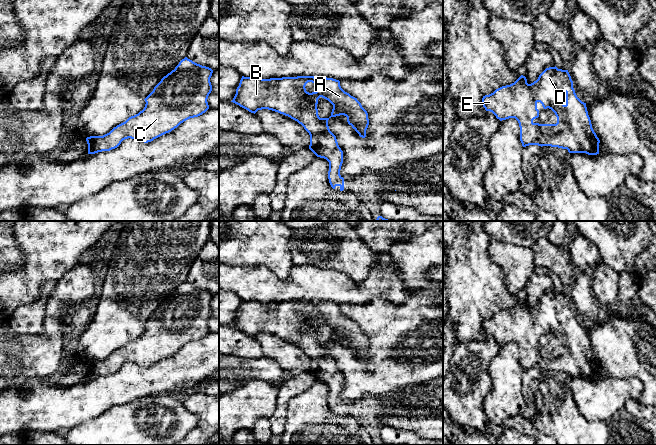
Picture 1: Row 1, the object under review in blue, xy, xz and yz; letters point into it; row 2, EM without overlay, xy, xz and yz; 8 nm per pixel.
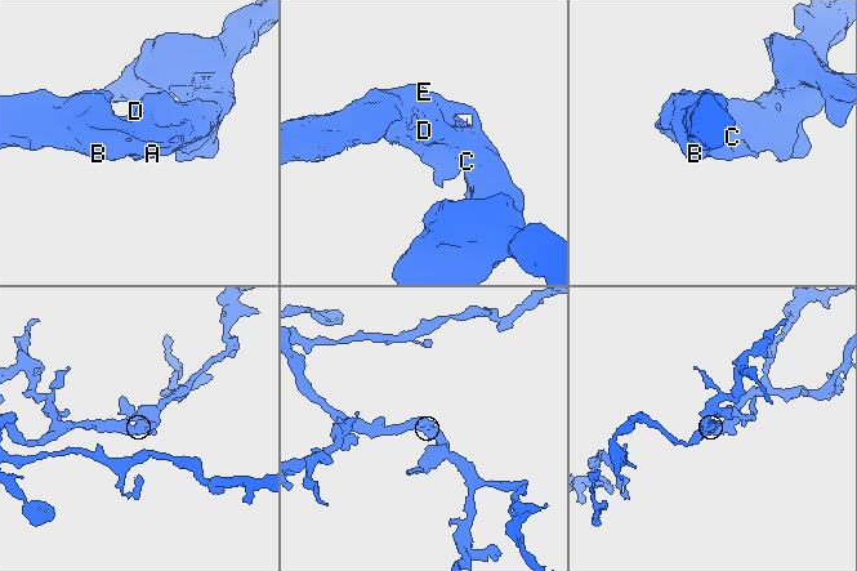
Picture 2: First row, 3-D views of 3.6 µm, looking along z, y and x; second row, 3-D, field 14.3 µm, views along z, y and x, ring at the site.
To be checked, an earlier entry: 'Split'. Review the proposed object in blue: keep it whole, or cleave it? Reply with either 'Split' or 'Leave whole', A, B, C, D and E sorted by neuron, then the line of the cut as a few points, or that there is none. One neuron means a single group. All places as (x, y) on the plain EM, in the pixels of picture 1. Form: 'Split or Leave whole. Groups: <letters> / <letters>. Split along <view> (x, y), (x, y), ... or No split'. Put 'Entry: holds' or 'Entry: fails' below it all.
Leave whole. Groups: A B C D E. No split
Entry: fails

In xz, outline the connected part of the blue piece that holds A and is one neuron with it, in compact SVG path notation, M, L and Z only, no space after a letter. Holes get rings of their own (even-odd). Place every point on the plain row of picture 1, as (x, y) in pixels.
M242 300L241 304L240 304L240 307L239 307L239 310L237 311L236 313L236 318L233 322L233 324L231 325L237 329L239 329L240 331L248 334L249 336L251 337L256 337L258 334L262 334L262 333L268 333L268 334L272 334L272 335L275 335L275 336L278 336L280 338L283 338L285 340L288 340L290 341L291 343L297 345L299 348L301 348L304 353L309 357L310 359L310 369L309 369L309 373L317 380L317 381L320 381L320 382L324 382L326 383L328 386L329 386L329 395L328 395L328 403L329 403L329 407L331 409L331 411L333 413L335 413L336 410L339 410L340 411L340 415L343 415L344 414L344 402L340 399L340 394L341 394L341 390L342 390L342 387L343 387L343 375L341 374L341 372L339 371L338 369L338 366L337 366L337 363L336 363L336 360L330 355L329 353L329 350L328 350L328 344L331 342L331 341L336 341L336 340L340 340L340 339L344 339L347 341L347 346L349 349L352 350L352 352L359 358L360 361L362 362L365 362L366 361L366 354L368 352L368 349L369 349L369 343L368 343L368 337L367 335L362 331L361 327L357 324L357 322L351 320L349 317L345 316L341 310L340 310L340 305L339 304L336 304L336 303L333 303L333 302L327 302L327 301L314 301L314 300L297 300L297 301L282 301L282 302L270 302L270 303L262 303L262 302L259 302L259 301L255 301L255 300L251 300L251 301L244 301ZM308 306L312 306L314 307L316 310L317 310L317 315L316 316L312 316L312 317L309 317L306 315L306 308ZM322 321L326 324L328 324L332 329L333 329L333 333L332 333L332 336L331 336L331 340L329 342L320 342L319 339L318 339L318 333L317 333L317 328L318 328L318 323Z

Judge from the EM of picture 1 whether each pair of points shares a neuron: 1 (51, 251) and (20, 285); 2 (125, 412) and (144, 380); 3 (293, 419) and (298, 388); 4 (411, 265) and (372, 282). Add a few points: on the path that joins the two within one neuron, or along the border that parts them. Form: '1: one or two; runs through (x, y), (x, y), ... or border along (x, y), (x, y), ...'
1: one; runs through (44, 260), (42, 266), (29, 278)
2: two; border along (155, 394), (139, 396), (110, 408)
3: two; border along (316, 381), (290, 399), (286, 416)
4: two; border along (387, 252), (409, 292)

